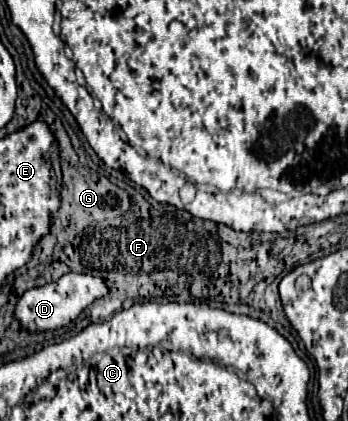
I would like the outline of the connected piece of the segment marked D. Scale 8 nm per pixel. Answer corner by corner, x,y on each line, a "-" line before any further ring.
68,272
58,282
50,282
46,286
24,292
16,306
16,318
28,330
56,330
72,322
88,304
92,304
96,298
104,296
106,292
108,292
108,286
104,284
104,280
96,276

